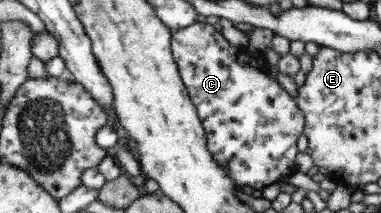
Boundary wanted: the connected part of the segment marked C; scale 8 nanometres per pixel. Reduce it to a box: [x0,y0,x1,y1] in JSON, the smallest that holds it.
[171,20,306,189]

